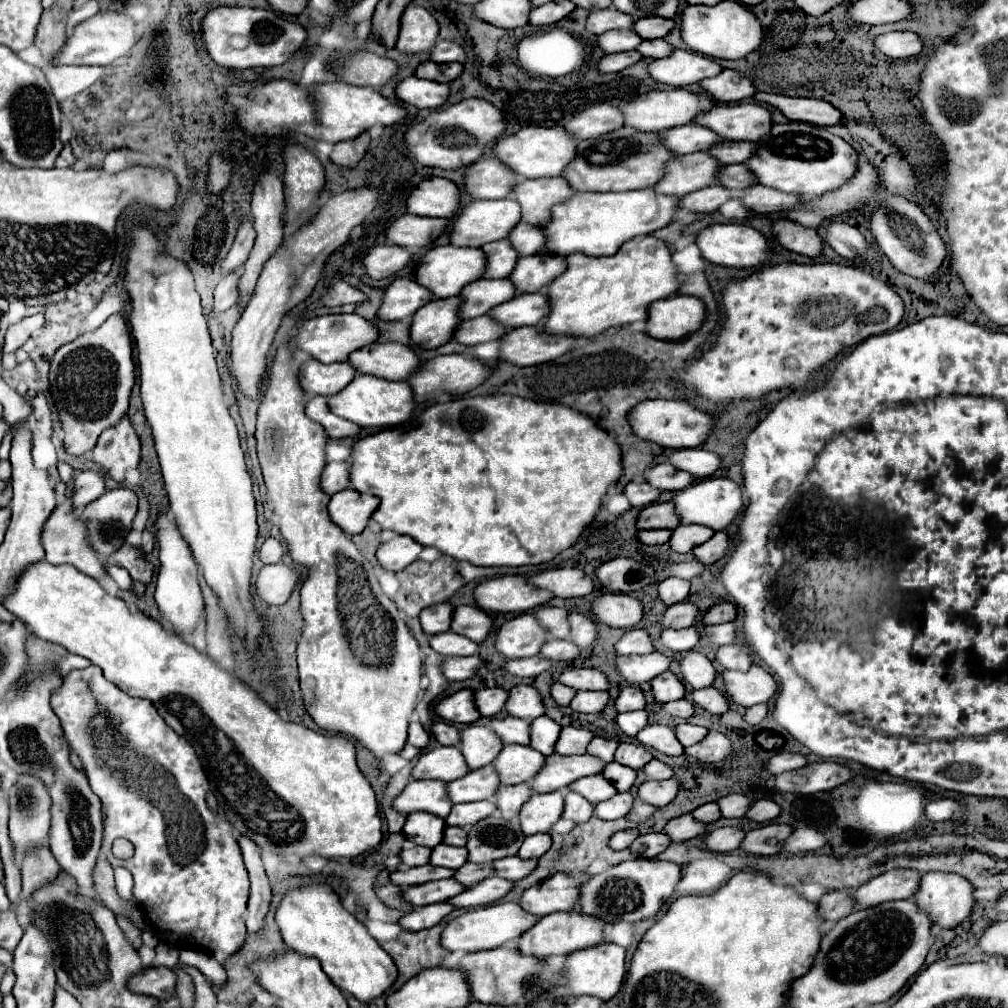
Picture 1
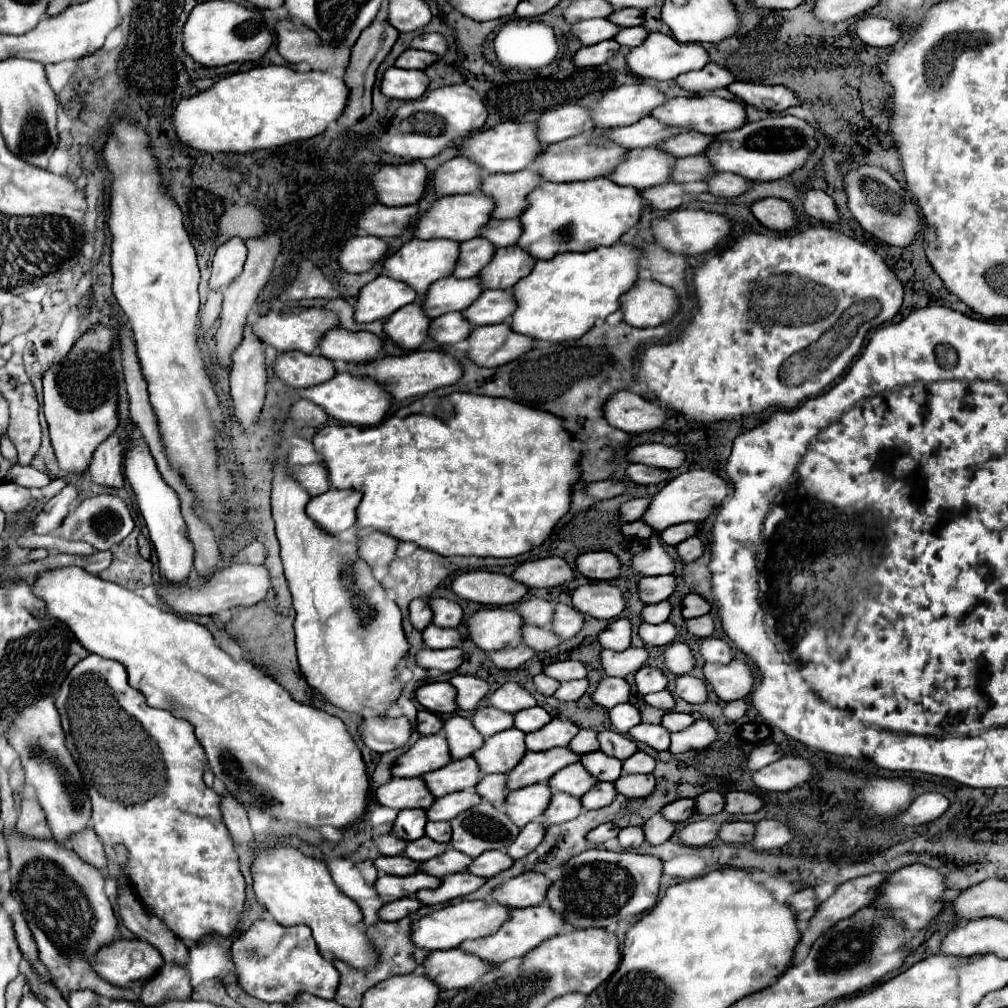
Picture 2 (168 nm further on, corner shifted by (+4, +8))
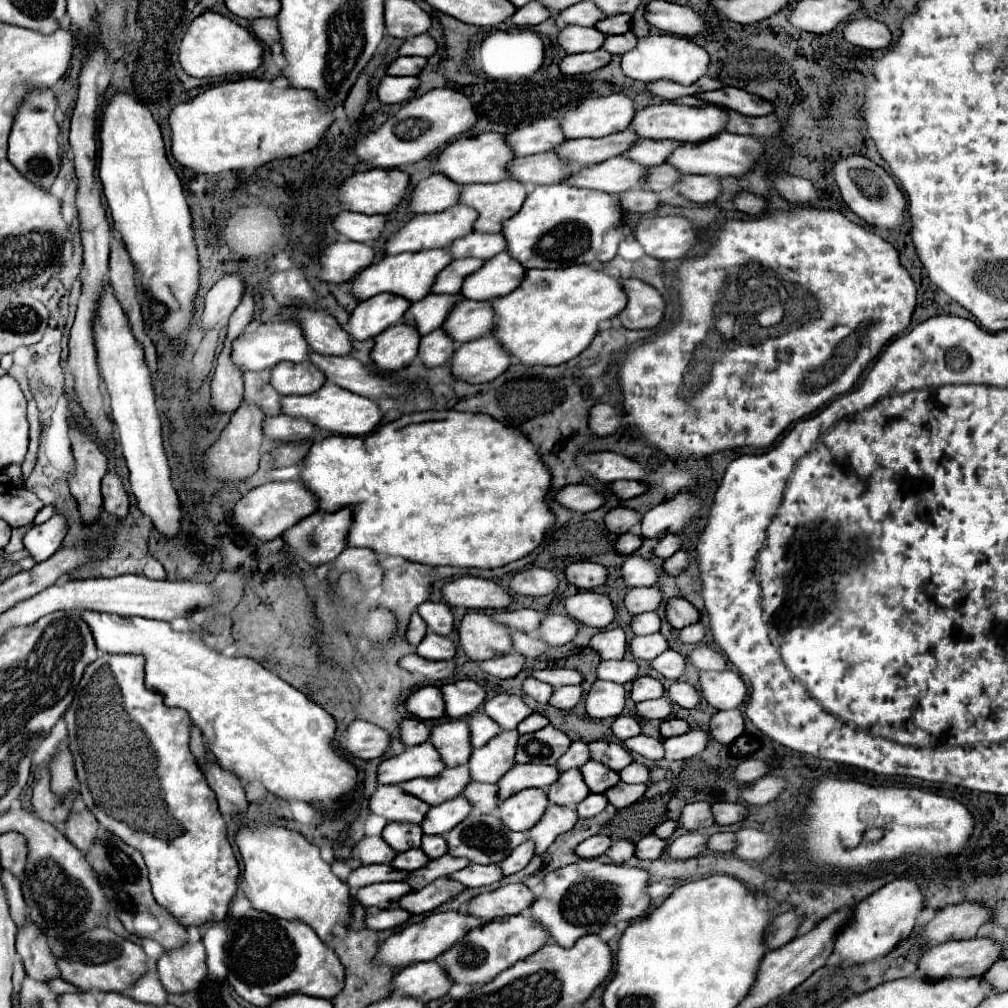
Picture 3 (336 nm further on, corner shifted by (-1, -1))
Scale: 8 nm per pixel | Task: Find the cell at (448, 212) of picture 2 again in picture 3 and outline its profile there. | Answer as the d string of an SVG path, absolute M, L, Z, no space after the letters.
M456 204L450 206L444 212L438 214L420 214L414 216L412 220L408 220L400 230L396 230L388 240L386 240L386 254L400 254L400 252L420 252L420 250L428 250L428 244L432 244L432 248L446 248L450 246L456 238L462 238L466 234L470 234L474 228L474 220L476 220L476 210L472 210L470 206L464 204Z

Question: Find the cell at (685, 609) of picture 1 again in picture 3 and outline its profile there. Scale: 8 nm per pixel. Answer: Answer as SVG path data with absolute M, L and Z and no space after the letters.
M644 612L632 618L630 628L636 636L648 636L648 634L656 634L660 630L660 618L656 612Z

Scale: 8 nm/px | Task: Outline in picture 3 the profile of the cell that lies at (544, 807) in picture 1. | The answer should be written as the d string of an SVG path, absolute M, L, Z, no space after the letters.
M526 788L508 800L502 800L496 808L496 816L510 828L526 832L538 822L538 818L548 808L546 788Z

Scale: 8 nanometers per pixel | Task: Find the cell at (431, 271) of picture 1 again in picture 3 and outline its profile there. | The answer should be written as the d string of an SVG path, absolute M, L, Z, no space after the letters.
M422 250L422 252L402 252L396 256L384 256L380 262L364 268L360 274L356 274L356 278L350 282L350 292L356 300L368 300L376 294L382 292L390 292L396 296L402 296L410 302L416 302L420 298L424 298L430 288L432 282L436 280L436 274L446 268L452 262L452 256L448 250Z

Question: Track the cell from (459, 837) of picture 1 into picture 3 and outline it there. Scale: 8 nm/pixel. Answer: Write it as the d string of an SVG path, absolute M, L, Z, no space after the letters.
M422 836L422 846L424 854L428 854L428 858L440 858L446 854L448 844L442 836Z

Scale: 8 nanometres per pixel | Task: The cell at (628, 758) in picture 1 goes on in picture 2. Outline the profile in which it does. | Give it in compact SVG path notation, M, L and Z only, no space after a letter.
M601 731L599 733L599 743L601 743L601 751L617 757L617 759L627 759L637 751L637 743L631 741L631 737L621 735L617 731Z

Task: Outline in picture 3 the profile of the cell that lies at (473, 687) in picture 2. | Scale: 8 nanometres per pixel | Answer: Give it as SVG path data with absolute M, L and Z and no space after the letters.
M474 680L450 682L450 684L444 684L440 690L444 696L448 718L462 718L472 714L486 698L484 688Z

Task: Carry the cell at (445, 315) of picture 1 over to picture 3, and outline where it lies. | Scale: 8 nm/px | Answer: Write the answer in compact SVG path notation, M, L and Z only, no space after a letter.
M394 324L374 338L370 358L380 372L384 374L398 372L416 358L418 344L420 336L412 326Z

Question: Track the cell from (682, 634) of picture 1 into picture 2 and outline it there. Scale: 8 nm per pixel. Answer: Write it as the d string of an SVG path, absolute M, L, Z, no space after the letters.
M671 621L659 623L659 625L651 625L651 623L641 623L639 627L639 637L653 647L661 647L661 645L671 645L671 641L675 641L677 637L677 627Z

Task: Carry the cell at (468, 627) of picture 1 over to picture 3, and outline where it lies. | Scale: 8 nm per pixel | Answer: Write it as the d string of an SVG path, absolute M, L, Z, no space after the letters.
M424 602L418 612L424 618L424 622L428 624L430 632L448 636L454 630L454 616L452 616L450 608L444 602L438 602L438 604Z

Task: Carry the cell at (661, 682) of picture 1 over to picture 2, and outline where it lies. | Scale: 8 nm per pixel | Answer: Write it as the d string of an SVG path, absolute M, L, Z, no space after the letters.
M647 665L647 667L641 667L637 671L635 685L637 685L639 695L649 695L649 693L655 693L655 691L663 691L667 687L667 677L661 669Z

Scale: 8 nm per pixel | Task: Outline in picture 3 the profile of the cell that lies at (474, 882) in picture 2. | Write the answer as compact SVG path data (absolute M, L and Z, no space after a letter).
M438 878L436 882L424 886L418 892L408 892L404 898L398 900L398 906L408 910L410 914L430 912L430 910L438 908L440 904L444 904L448 898L458 896L462 890L464 890L464 886L460 882L454 882L448 878Z

